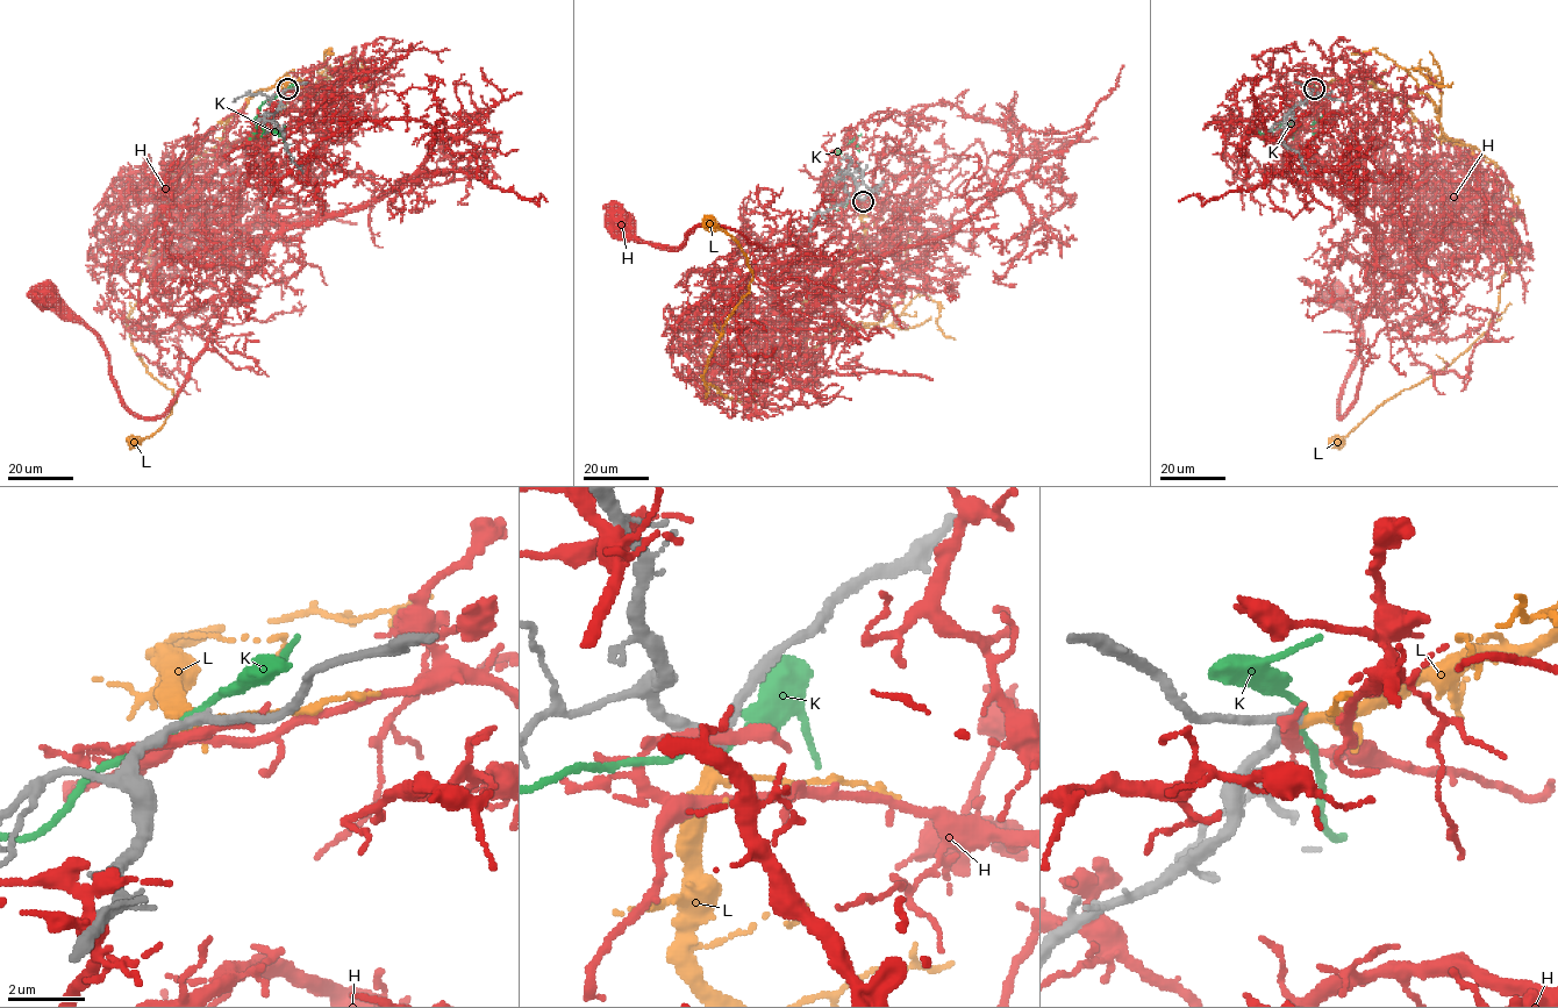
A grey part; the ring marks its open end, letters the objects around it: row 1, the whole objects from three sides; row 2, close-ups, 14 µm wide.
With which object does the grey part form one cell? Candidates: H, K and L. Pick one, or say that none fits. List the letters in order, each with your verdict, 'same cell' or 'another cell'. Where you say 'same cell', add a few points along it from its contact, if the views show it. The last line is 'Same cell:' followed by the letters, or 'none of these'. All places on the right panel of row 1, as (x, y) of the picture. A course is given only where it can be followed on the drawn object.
H: another cell
K: another cell
L: same cell; it runs (1314, 90), (1359, 78), (1393, 92), (1434, 134), (1492, 161), (1513, 209), (1510, 262), (1488, 328), (1338, 438)
Same cell: L

